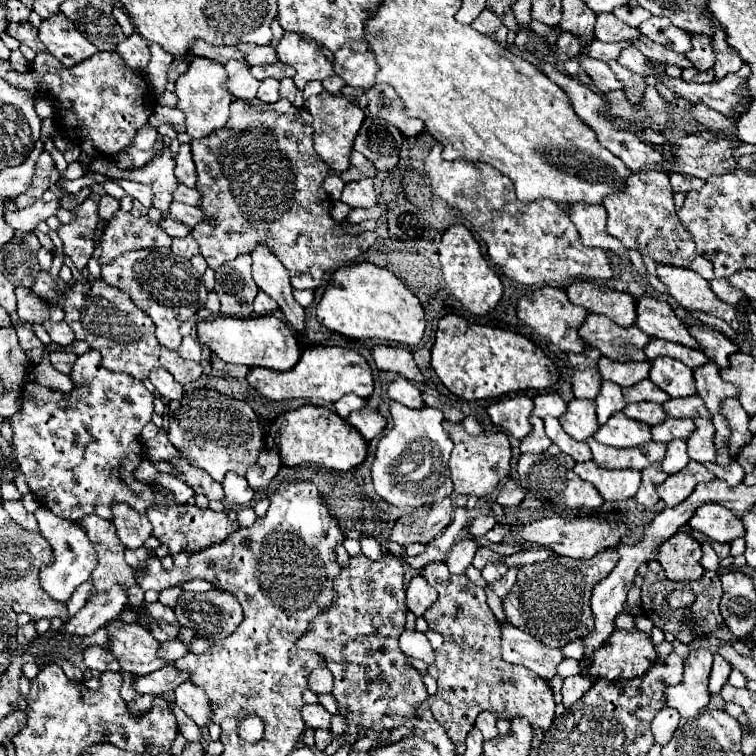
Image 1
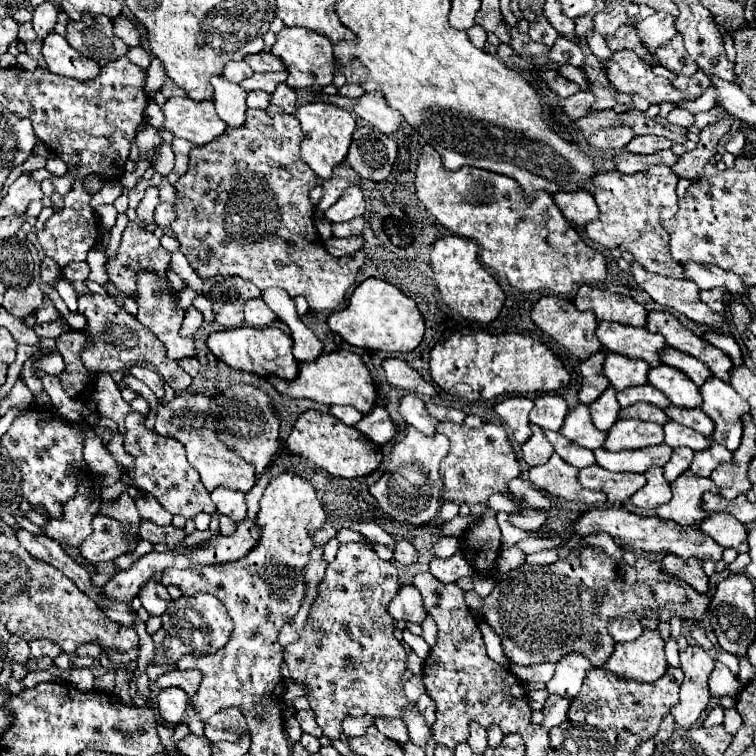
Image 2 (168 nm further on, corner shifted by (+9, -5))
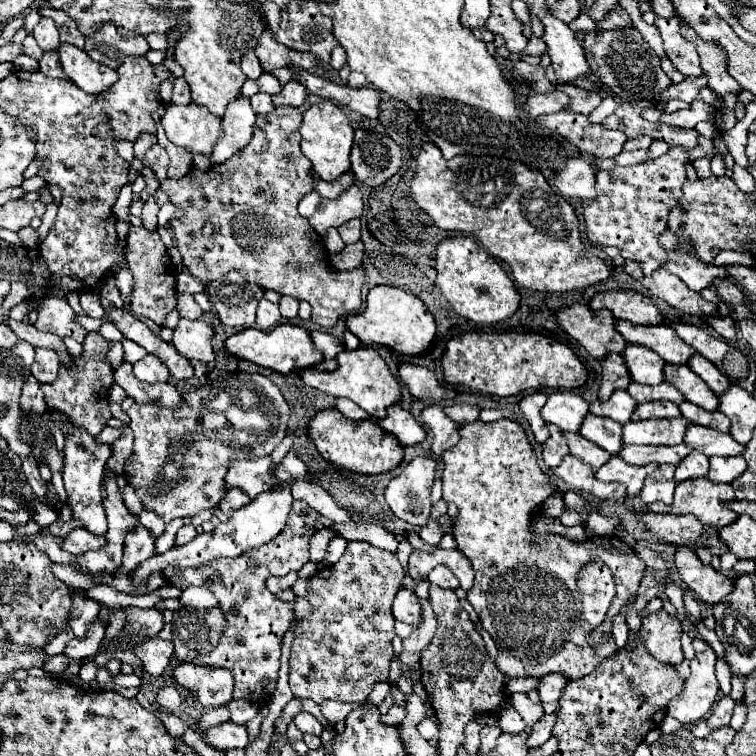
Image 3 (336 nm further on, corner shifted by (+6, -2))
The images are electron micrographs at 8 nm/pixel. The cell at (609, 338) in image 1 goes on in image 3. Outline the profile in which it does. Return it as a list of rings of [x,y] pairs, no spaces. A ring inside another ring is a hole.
[[[618,321],[616,329],[626,337],[628,343],[644,345],[656,351],[666,363],[686,365],[694,355],[694,349],[686,345],[670,325],[636,325],[630,321]]]

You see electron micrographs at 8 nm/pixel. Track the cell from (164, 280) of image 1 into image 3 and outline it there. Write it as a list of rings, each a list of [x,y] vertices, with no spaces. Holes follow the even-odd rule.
[[[180,319],[174,329],[172,343],[184,357],[210,363],[216,359],[212,351],[212,335],[214,335],[214,329],[208,323],[200,319],[196,321]]]

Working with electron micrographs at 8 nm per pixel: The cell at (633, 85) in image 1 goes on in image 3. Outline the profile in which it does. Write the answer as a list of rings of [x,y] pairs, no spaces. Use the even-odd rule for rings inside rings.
[[[556,83],[556,89],[566,93],[570,97],[570,103],[568,103],[568,111],[572,113],[582,113],[582,115],[590,115],[602,101],[602,97],[594,91],[586,91],[582,87],[572,87],[572,85],[562,85],[562,83]]]

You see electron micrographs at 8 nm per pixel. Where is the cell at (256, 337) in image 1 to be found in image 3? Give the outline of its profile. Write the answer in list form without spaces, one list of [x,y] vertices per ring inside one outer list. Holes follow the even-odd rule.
[[[280,323],[270,333],[258,331],[258,329],[244,329],[226,339],[226,351],[238,359],[252,361],[256,365],[268,367],[268,369],[272,369],[276,373],[284,373],[284,375],[290,371],[306,369],[306,367],[312,369],[324,359],[324,355],[314,347],[314,343],[310,339],[310,331],[304,327],[292,325],[292,323]]]

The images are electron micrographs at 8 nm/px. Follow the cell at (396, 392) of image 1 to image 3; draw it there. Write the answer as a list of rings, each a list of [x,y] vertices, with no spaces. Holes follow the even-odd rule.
[[[430,405],[422,411],[422,419],[434,433],[434,443],[432,443],[432,455],[438,463],[442,463],[444,451],[452,449],[460,441],[460,425],[452,421],[440,407]]]

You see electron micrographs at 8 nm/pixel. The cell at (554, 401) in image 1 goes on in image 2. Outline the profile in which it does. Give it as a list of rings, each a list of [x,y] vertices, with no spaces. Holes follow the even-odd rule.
[[[543,394],[539,398],[535,398],[535,406],[529,414],[529,420],[533,424],[537,424],[539,428],[547,428],[547,430],[559,430],[565,416],[567,416],[569,408],[565,404],[565,400],[557,394]]]

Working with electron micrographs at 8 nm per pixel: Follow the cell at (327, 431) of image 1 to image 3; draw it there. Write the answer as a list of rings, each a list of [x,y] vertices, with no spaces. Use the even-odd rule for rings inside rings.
[[[338,409],[320,411],[310,421],[310,439],[314,441],[320,455],[328,463],[340,469],[348,469],[364,475],[378,475],[378,473],[392,471],[404,459],[404,447],[400,445],[400,441],[388,431],[384,431],[376,421],[372,419],[352,421],[352,419],[346,419]]]

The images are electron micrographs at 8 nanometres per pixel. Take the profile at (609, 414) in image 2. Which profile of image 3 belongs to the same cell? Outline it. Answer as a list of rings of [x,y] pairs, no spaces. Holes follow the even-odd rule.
[[[618,389],[618,391],[612,393],[612,397],[610,397],[606,403],[602,403],[602,401],[592,401],[592,403],[590,403],[590,413],[592,413],[592,415],[610,417],[610,419],[620,421],[620,423],[624,425],[624,423],[630,421],[630,415],[634,413],[636,405],[638,405],[638,403],[630,397],[628,391]]]

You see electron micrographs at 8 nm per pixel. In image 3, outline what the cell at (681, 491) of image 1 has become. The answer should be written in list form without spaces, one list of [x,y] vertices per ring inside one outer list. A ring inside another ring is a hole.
[[[706,477],[702,479],[690,479],[682,481],[676,485],[676,495],[672,505],[664,503],[654,503],[648,507],[652,513],[676,513],[676,515],[686,515],[692,513],[698,519],[702,519],[708,525],[714,527],[726,527],[738,519],[736,513],[724,507],[724,503],[734,501],[734,489],[732,485],[716,485],[708,481]]]

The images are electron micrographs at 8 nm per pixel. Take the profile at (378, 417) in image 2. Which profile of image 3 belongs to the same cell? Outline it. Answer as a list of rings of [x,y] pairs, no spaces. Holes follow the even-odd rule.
[[[392,405],[388,409],[388,415],[378,421],[380,427],[384,427],[388,433],[392,433],[404,447],[406,445],[418,445],[424,441],[426,431],[424,427],[412,417],[410,411],[402,409],[400,405]]]

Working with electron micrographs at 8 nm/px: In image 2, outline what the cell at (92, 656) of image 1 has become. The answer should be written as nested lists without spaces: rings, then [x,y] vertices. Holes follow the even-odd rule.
[[[85,644],[83,648],[77,648],[77,656],[89,656],[89,658],[93,658],[95,660],[95,664],[99,664],[99,656],[101,656],[101,648],[99,648],[99,644]]]

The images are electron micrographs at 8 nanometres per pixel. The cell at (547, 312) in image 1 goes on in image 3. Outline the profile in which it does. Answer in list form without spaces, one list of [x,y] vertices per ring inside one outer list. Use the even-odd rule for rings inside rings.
[[[574,305],[558,311],[558,323],[594,359],[600,361],[608,353],[622,353],[628,345],[628,341],[614,327],[614,315],[604,309],[592,311],[588,305]]]

